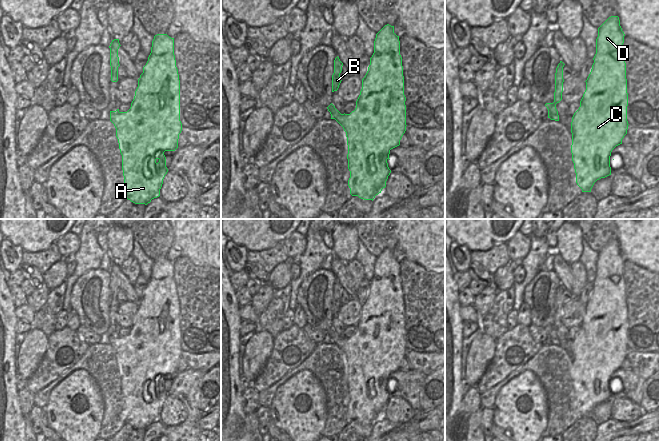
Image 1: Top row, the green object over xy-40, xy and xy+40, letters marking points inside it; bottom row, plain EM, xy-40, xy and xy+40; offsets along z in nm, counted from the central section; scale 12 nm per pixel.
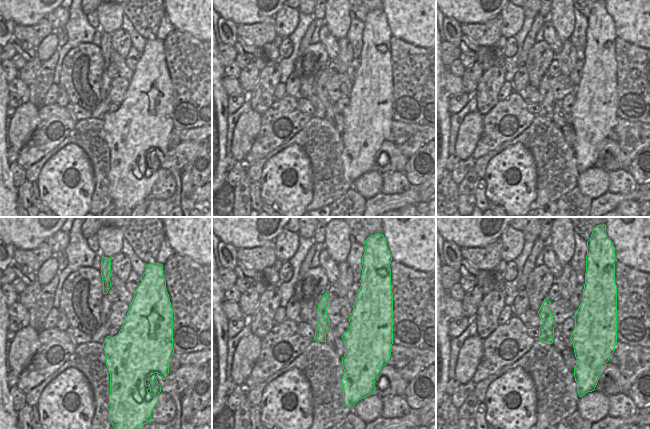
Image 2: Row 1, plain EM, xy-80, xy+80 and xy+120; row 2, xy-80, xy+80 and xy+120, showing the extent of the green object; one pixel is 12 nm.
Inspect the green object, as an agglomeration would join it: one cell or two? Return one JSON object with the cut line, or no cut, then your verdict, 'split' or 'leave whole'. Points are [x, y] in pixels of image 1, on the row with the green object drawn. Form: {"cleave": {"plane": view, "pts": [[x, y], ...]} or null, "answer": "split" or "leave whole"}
{"cleave": {"plane": "xy", "pts": [[345, 114], [339, 114], [335, 119]]}, "answer": "split"}

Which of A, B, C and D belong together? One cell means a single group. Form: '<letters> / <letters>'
A C D / B

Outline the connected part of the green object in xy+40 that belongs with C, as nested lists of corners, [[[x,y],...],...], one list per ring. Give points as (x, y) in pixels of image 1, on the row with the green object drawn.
[[[618,16],[609,17],[598,28],[594,63],[585,81],[586,90],[580,101],[580,107],[572,117],[572,161],[576,183],[582,192],[591,192],[597,180],[611,175],[611,152],[616,146],[622,144],[622,139],[627,134],[629,124],[626,63],[623,52],[624,36]]]

